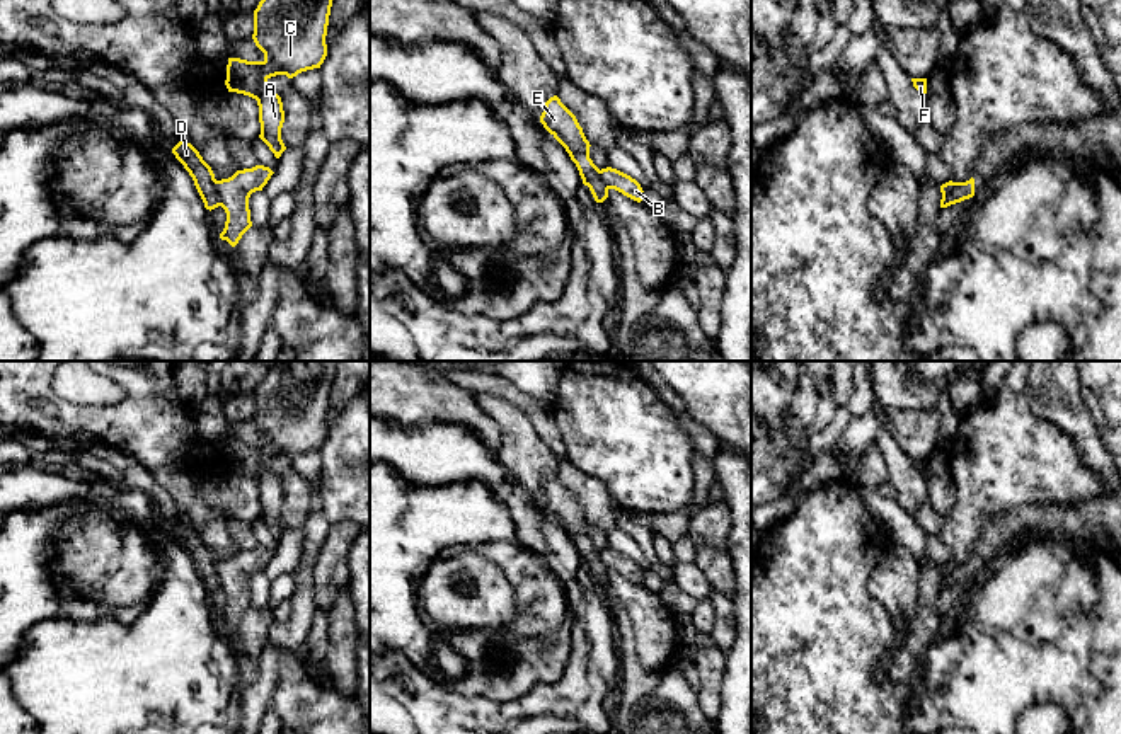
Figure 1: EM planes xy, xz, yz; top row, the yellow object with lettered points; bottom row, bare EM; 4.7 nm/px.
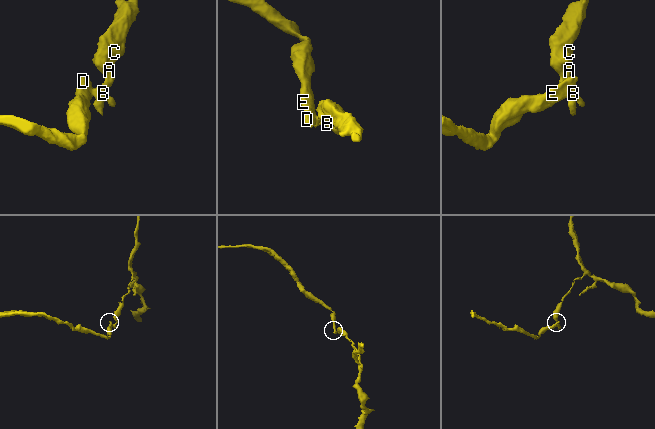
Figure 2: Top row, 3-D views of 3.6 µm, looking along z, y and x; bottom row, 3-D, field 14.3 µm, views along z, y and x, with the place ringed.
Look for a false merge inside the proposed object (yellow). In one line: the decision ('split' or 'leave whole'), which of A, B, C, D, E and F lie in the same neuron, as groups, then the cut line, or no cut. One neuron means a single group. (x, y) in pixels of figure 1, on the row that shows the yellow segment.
split; groups A B C F / D E; cut xy (217, 181), (220, 205)

